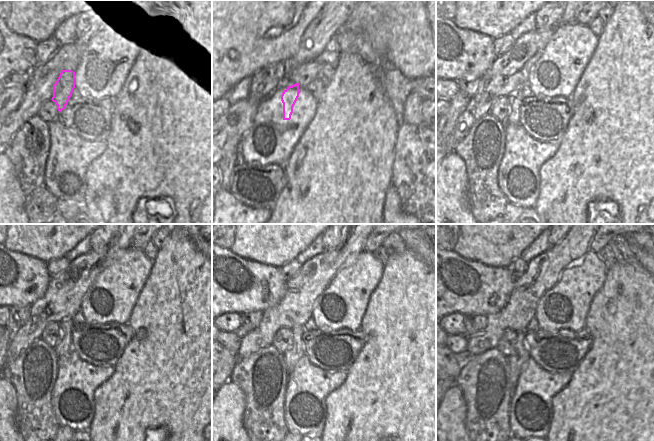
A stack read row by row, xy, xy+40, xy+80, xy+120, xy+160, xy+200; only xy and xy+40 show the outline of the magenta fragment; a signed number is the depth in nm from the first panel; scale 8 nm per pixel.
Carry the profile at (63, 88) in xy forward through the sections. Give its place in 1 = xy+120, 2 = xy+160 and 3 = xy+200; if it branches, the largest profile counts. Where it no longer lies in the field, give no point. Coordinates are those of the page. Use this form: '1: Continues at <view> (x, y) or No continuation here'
1: Continues at xy+120 (65, 346)
2: Continues at xy+160 (297, 350)
3: Continues at xy+200 (520, 354).

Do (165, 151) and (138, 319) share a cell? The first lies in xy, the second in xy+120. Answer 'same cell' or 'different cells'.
same cell

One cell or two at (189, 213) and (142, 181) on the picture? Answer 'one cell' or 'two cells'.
one cell

